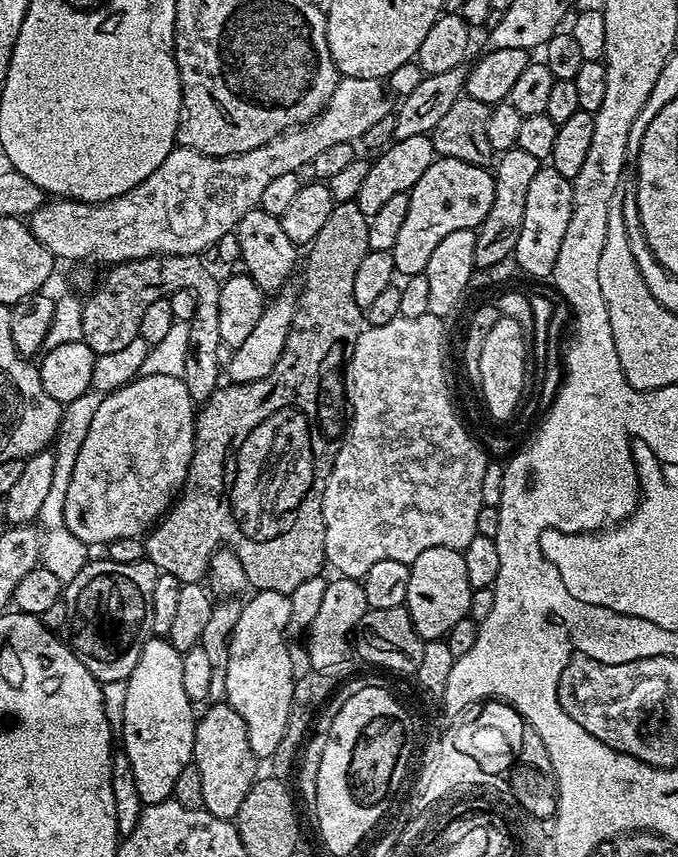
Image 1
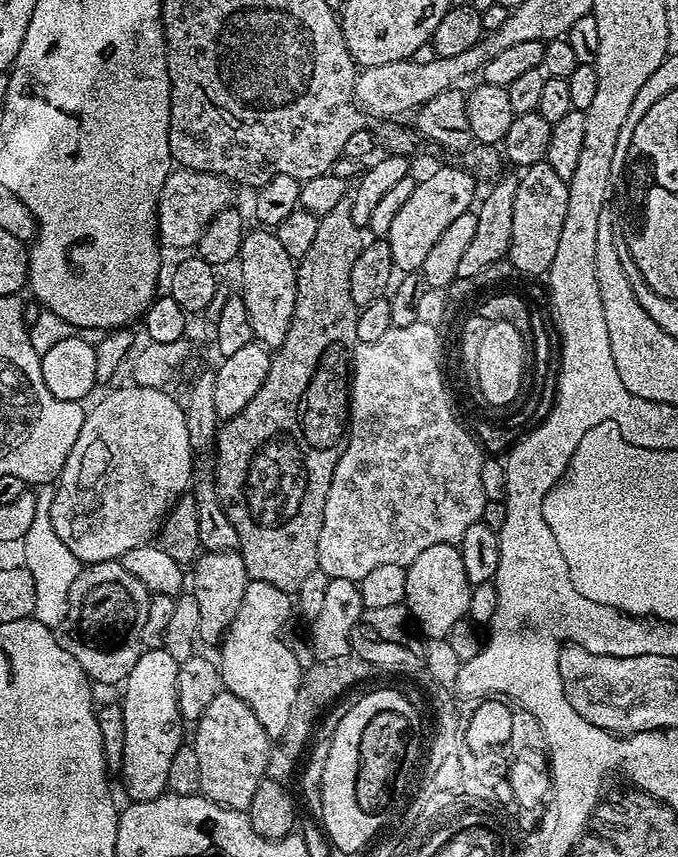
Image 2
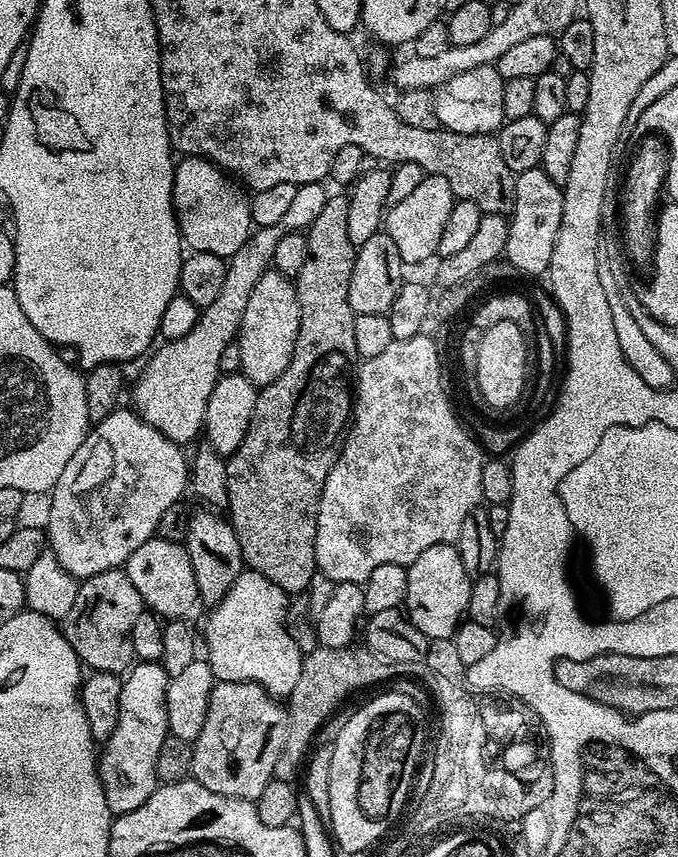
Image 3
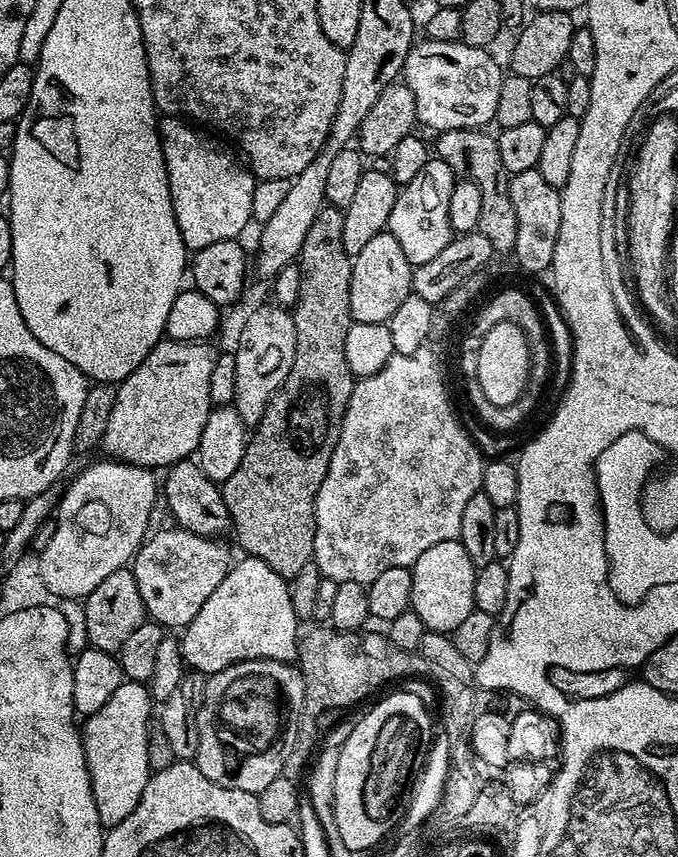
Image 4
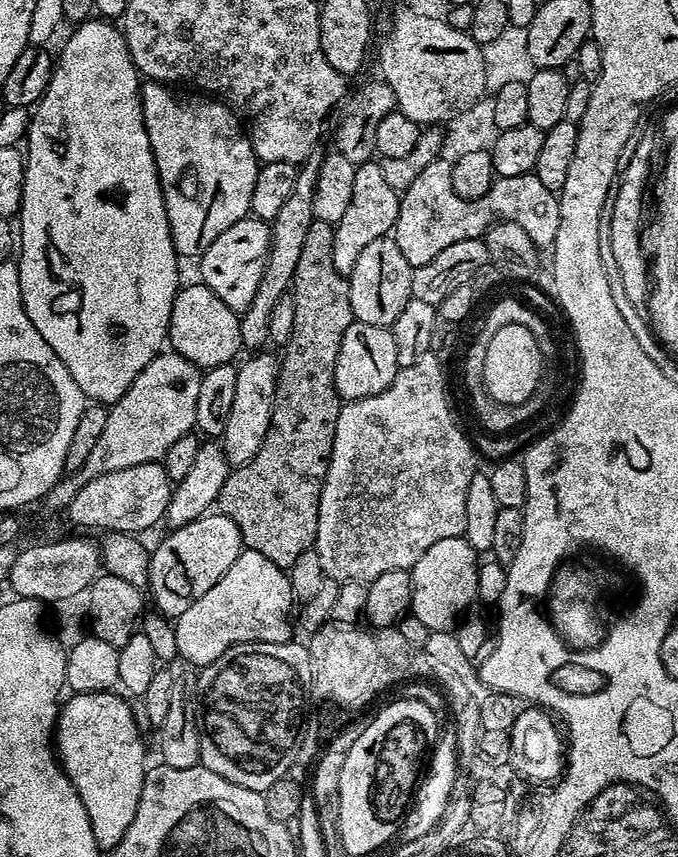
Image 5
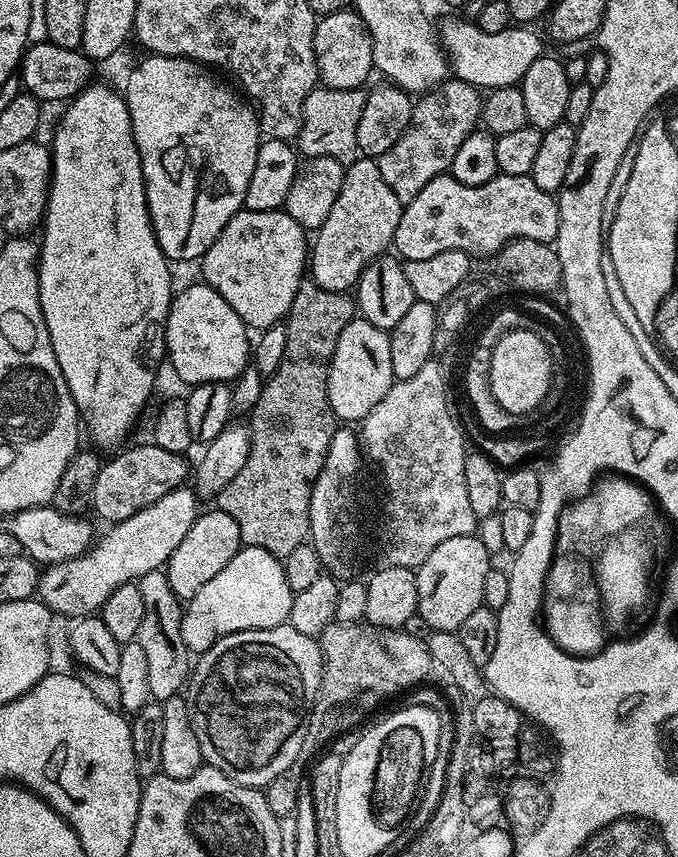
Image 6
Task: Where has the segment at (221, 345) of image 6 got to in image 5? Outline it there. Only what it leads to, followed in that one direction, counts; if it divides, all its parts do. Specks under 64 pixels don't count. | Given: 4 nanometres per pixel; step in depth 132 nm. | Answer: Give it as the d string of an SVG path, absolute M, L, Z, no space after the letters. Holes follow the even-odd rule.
M203 282L195 283L185 283L174 298L168 327L171 347L201 370L231 364L237 359L236 351L241 351L242 348L240 316L233 308L226 306L226 302L222 302L222 298L214 294L214 290L210 290Z

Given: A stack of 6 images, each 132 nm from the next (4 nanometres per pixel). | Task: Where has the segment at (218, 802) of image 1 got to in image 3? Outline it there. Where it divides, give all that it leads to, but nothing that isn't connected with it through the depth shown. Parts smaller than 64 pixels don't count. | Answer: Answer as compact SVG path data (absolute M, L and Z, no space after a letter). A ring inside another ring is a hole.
M221 680L212 687L206 726L192 744L191 779L206 786L206 790L214 790L214 794L254 802L273 780L274 762L282 754L287 733L285 705L261 684Z

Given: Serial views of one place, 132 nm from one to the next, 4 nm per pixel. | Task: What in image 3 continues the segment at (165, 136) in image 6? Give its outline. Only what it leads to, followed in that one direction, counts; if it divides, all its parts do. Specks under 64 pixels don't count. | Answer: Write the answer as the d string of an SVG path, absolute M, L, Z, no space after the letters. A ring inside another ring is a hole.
M184 156L181 161L172 174L172 206L180 224L181 241L192 252L230 258L254 231L252 205L245 189L224 169L202 156Z

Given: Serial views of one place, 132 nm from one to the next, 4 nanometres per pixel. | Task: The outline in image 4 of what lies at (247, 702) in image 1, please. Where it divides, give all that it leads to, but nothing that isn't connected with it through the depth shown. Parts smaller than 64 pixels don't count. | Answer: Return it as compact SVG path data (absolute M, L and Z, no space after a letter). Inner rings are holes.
M245 555L229 567L226 578L218 582L218 590L202 602L202 610L194 614L194 618L183 629L180 649L184 651L184 663L189 669L211 674L218 670L226 670L226 666L237 664L243 660L287 660L295 661L298 656L298 621L292 609L292 599L288 593L289 581L280 576L266 562Z

